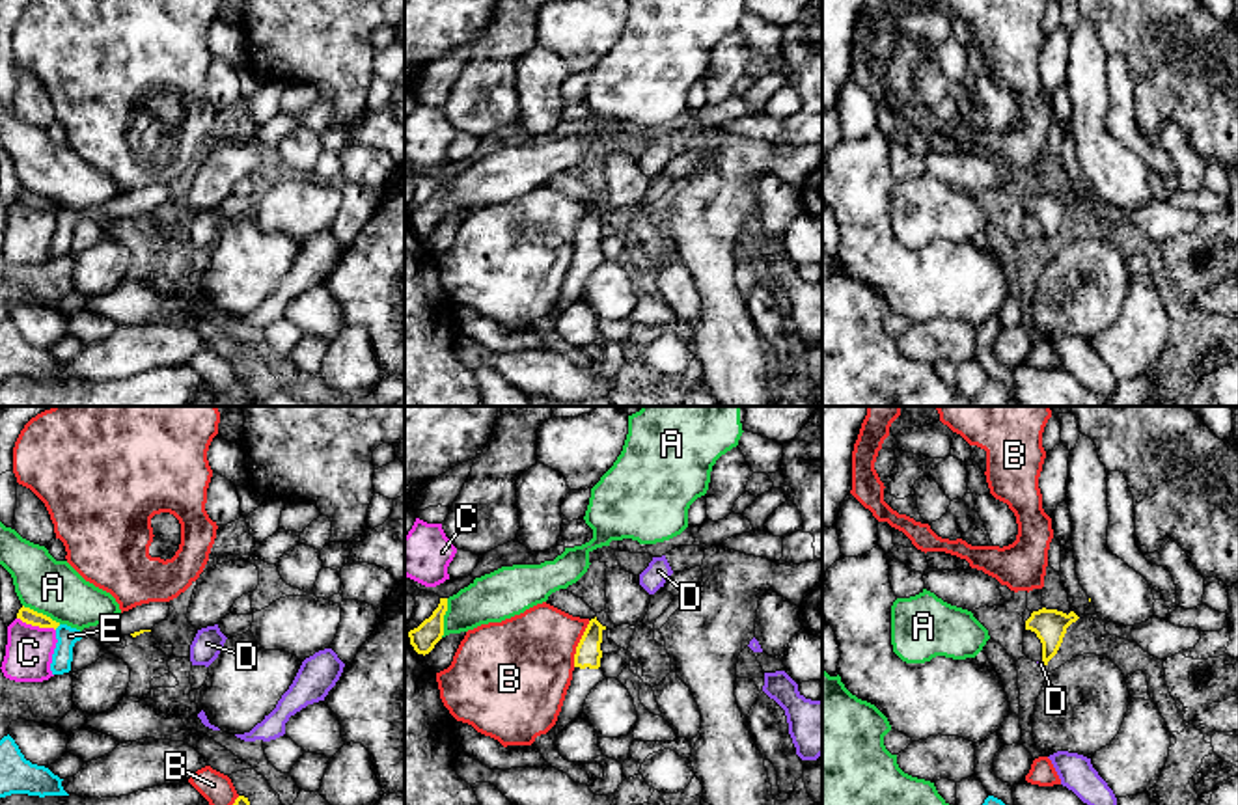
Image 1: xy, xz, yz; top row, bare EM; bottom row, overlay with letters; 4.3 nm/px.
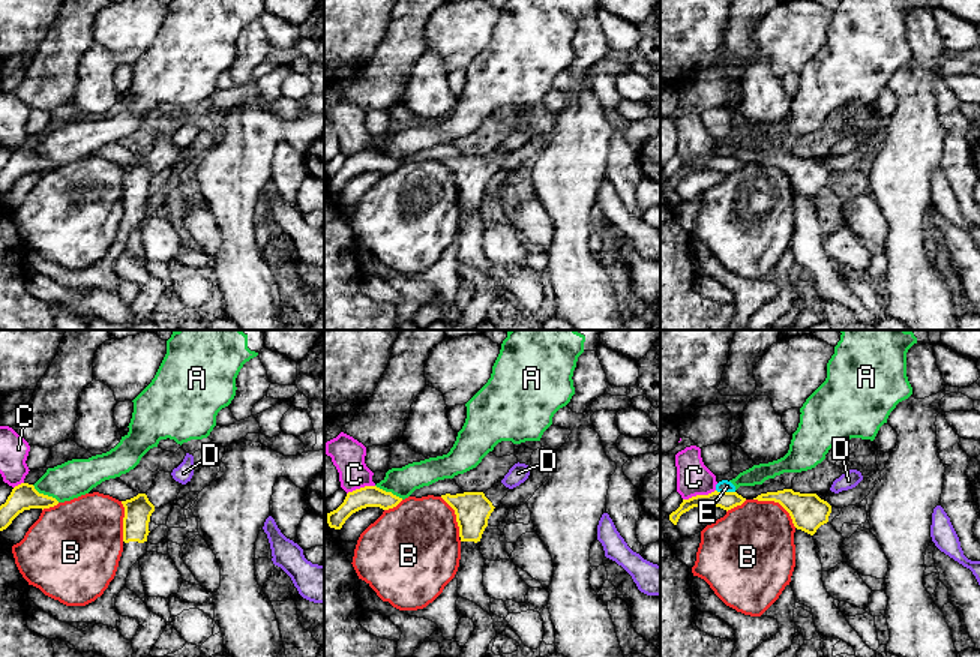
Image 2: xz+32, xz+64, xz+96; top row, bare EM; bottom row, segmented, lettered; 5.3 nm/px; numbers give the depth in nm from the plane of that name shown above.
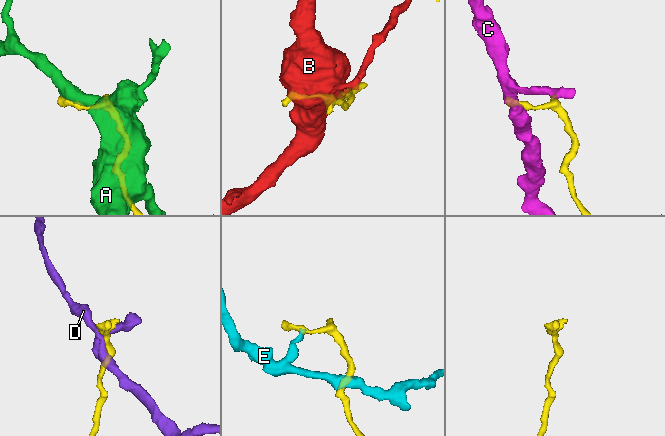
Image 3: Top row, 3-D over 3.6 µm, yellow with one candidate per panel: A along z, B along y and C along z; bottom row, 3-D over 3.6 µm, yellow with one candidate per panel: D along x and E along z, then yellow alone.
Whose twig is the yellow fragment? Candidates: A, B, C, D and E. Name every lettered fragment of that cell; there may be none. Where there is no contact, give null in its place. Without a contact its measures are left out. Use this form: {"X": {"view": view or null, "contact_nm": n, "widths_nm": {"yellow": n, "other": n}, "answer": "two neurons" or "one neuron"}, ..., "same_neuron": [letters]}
{"A": {"view": "xz", "contact_nm": 170, "widths_nm": {"yellow": 120, "other": 220}, "answer": "two neurons"}, "B": {"view": "xz", "contact_nm": 220, "widths_nm": {"yellow": 110, "other": 420}, "answer": "two neurons"}, "C": {"view": "xy", "contact_nm": 180, "widths_nm": {"yellow": 70, "other": 200}, "answer": "two neurons"}, "D": {"view": "yz", "contact_nm": 30, "widths_nm": {"yellow": 140, "other": 30}, "answer": "two neurons"}, "E": {"view": "xy", "contact_nm": 40, "widths_nm": {"yellow": 70, "other": 90}, "answer": "two neurons"}, "same_neuron": []}

